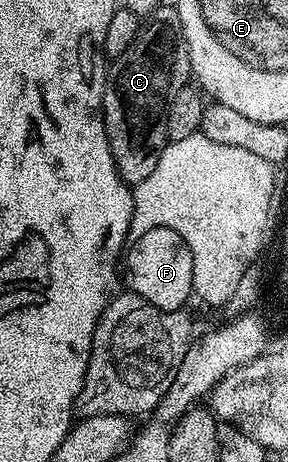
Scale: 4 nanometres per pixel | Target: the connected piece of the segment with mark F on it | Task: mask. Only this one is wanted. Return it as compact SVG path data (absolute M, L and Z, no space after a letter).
M157 229L143 233L129 245L125 264L127 287L131 293L142 296L162 311L183 309L186 300L193 295L193 256L185 238L176 229Z

